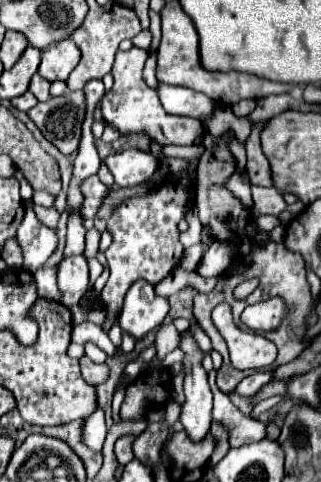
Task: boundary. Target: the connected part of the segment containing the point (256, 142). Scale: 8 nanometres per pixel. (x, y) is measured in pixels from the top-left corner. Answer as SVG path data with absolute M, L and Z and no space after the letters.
M265 122L255 124L247 142L245 142L245 146L247 146L247 170L251 176L251 184L271 188L273 186L271 166L269 166L269 160L265 158L265 154L261 150L261 138L259 138L263 126L265 126Z

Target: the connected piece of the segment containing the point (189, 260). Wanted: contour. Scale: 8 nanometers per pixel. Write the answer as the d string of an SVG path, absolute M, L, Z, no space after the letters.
M195 244L195 246L187 248L185 254L183 254L183 258L181 258L181 266L183 266L185 270L189 270L189 272L195 272L197 266L199 266L199 262L201 262L203 252L205 252L205 248L203 248L201 244Z

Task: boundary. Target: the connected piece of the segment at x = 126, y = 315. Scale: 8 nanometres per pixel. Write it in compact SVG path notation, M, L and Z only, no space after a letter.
M135 282L123 304L123 312L119 316L121 332L127 332L137 342L143 340L151 330L159 328L169 312L169 302L155 294L153 286L147 282Z

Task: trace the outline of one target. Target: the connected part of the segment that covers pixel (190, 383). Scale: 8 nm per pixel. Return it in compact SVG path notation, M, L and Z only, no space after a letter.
M191 330L179 332L179 350L183 350L185 370L185 404L181 408L181 422L193 440L205 438L211 426L213 394L207 382L207 372L201 366L203 352L199 350Z

